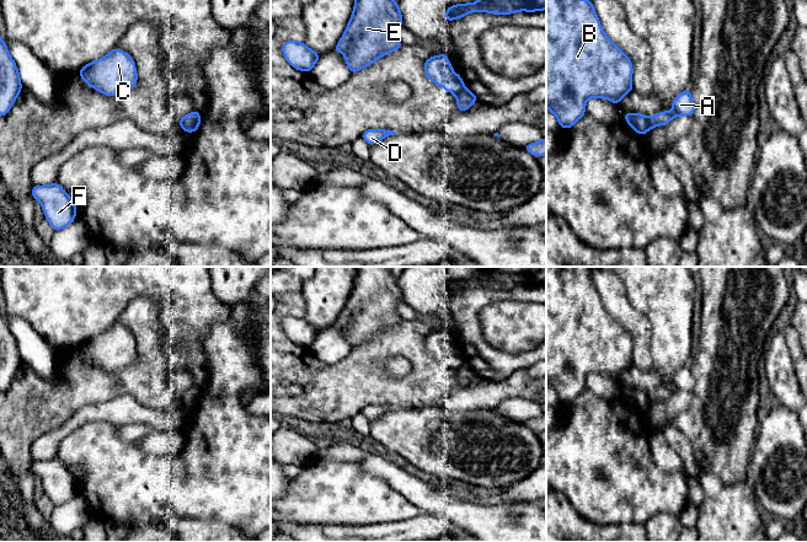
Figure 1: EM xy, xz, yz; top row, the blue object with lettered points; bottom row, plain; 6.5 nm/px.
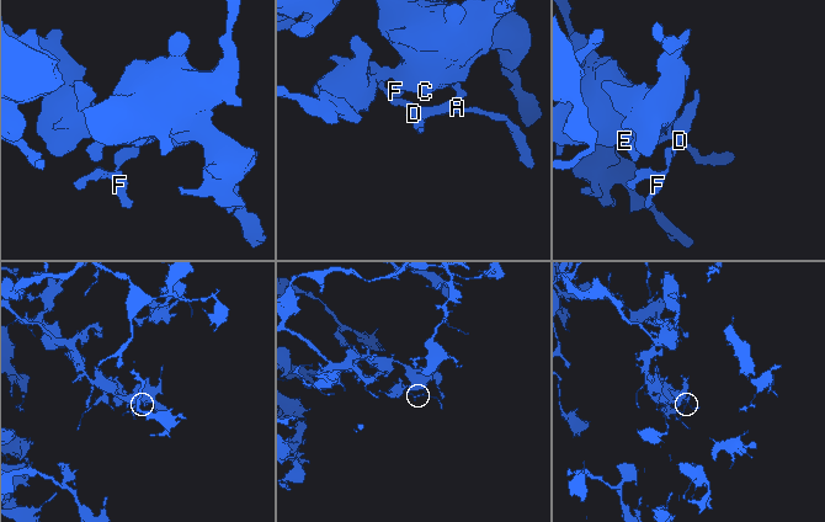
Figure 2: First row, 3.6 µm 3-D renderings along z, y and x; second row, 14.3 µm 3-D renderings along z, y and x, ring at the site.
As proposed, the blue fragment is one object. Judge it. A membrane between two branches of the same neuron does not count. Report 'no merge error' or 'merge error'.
merge error

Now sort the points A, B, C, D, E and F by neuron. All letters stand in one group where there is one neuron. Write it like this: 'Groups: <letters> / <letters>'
Groups: A D F / B C E

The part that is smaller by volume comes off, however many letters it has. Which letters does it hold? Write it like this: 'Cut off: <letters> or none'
Cut off: A, D, F

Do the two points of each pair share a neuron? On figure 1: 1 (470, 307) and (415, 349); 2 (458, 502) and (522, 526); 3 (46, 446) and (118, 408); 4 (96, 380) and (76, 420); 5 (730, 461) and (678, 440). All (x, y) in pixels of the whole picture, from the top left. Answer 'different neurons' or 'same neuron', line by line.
1: different neurons
2: same neuron
3: same neuron
4: different neurons
5: different neurons

